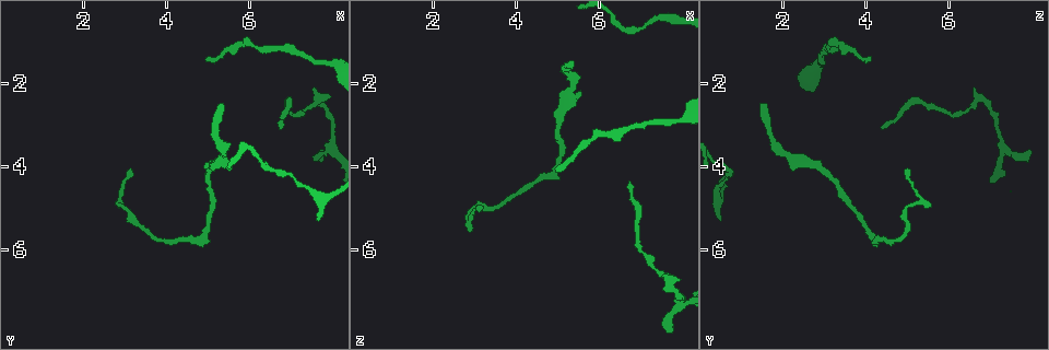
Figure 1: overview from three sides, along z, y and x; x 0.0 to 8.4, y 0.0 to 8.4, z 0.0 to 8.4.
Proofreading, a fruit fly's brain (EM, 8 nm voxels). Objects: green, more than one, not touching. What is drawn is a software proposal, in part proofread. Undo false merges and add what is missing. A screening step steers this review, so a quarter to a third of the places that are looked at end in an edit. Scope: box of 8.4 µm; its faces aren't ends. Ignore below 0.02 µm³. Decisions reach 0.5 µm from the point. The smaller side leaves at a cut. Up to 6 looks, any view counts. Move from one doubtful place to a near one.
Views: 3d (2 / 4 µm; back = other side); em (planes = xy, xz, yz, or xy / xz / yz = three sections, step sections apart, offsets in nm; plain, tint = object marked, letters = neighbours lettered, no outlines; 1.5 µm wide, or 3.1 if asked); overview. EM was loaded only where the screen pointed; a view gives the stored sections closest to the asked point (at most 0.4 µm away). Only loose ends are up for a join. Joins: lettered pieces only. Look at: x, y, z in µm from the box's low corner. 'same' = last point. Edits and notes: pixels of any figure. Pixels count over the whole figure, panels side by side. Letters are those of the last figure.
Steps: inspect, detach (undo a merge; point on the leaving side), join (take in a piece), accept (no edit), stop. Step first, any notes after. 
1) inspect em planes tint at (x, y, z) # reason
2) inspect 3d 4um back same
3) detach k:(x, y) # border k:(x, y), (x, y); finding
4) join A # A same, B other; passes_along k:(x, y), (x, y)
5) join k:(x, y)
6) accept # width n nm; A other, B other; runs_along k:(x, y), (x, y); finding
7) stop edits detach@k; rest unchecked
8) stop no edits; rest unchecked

inspect em planes letters at (5.30, 2.55, 1.45)

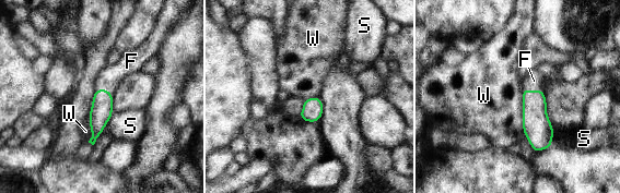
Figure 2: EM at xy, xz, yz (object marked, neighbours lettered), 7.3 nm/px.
join F # width 150 nm; F same, S other, W other; passes_along 2:(536, 124), (534, 91), (534, 81); the cell continues

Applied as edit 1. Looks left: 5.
inspect overview

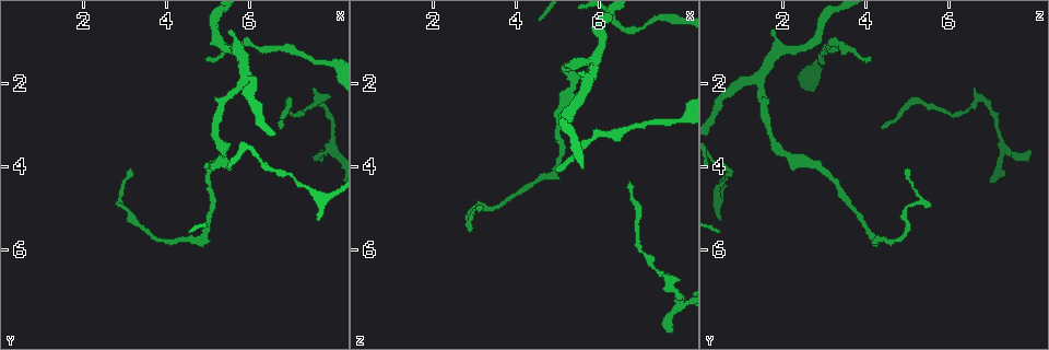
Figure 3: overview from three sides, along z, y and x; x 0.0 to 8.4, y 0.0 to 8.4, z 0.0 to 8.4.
inspect em planes letters at (4.95, 1.45, 4.10) # branch stops here

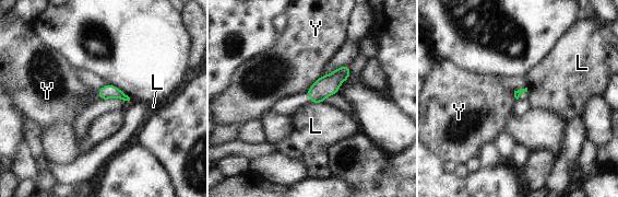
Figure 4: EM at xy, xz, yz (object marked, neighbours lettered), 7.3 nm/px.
accept # L other, Y other; border 4:(321, 74), (306, 91); no lettered piece goes on from it

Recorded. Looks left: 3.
inspect em planes letters at (7.75, 3.60, 7.95) # tapers out

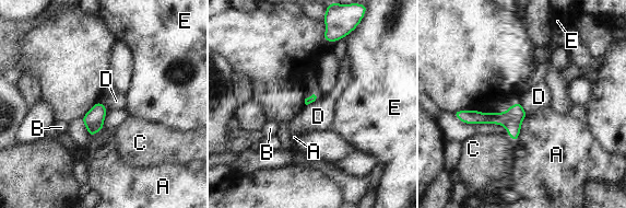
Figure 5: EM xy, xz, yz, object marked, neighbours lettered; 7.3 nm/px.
accept # A other, B other, C other, D other, E other; border 5:(519, 102), (528, 114); none of them fits

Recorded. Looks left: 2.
stop edits join@2; rest unchecked

